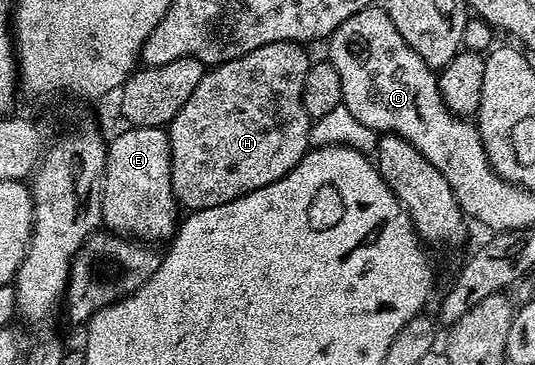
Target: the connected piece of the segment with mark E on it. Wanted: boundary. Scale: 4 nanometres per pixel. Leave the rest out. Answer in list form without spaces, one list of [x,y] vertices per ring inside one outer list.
[[[126,127],[123,133],[109,138],[106,147],[106,178],[102,184],[102,225],[120,237],[137,239],[143,243],[169,242],[178,232],[180,206],[172,187],[172,159],[170,134],[165,128]]]

